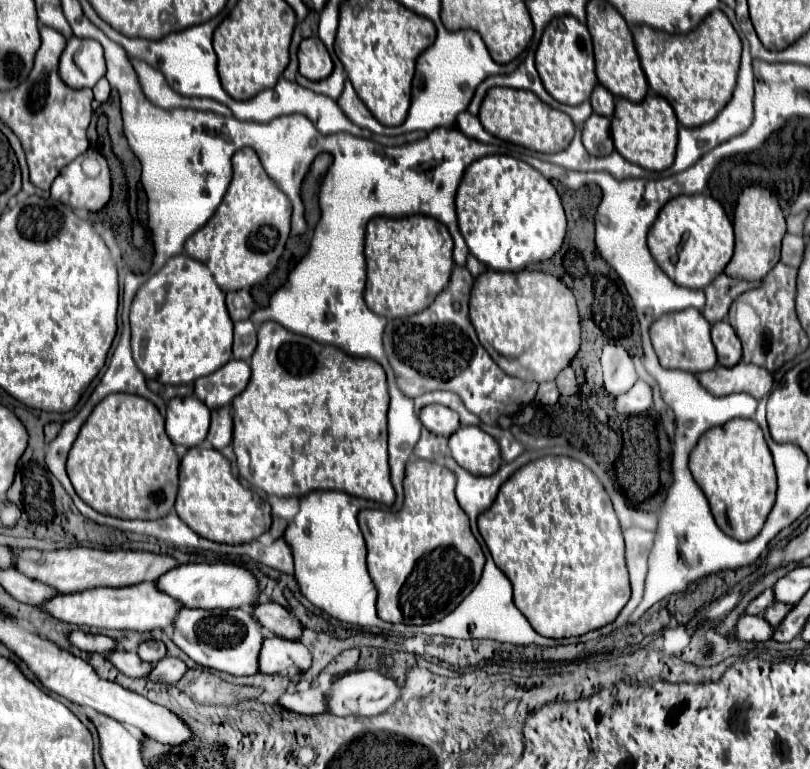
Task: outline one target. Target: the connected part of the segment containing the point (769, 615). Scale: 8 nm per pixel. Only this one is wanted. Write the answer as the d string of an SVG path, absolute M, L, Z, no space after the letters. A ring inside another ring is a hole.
M772 604L772 606L768 606L768 610L766 610L766 614L764 614L764 620L768 622L768 624L774 624L772 628L776 628L780 622L782 622L782 618L788 614L788 610L790 610L792 606L784 606L784 604Z

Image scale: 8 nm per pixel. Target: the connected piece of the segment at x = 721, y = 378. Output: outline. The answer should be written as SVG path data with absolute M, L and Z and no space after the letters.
M738 362L732 368L714 366L712 370L696 374L700 386L704 386L714 396L728 396L734 392L746 392L754 398L762 398L772 390L772 374L764 368L756 368L746 362Z

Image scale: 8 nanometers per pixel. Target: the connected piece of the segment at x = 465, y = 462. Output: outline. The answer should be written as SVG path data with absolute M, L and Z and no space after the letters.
M476 426L458 428L448 438L452 458L472 474L492 474L500 468L500 448L496 440Z

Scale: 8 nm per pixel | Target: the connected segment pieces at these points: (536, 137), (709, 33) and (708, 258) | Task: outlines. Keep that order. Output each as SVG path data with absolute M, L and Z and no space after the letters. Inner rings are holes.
M492 88L482 100L480 114L478 114L482 126L492 136L520 144L524 148L536 150L536 152L558 152L564 150L572 136L574 136L574 124L568 114L550 108L544 104L536 94L528 90L514 90L514 88Z
M722 10L710 12L688 34L668 34L636 24L632 36L650 90L672 104L682 126L706 124L726 106L736 84L742 42Z
M682 194L660 210L648 232L648 248L658 266L680 286L704 288L732 258L734 232L724 208L718 200L706 194Z

